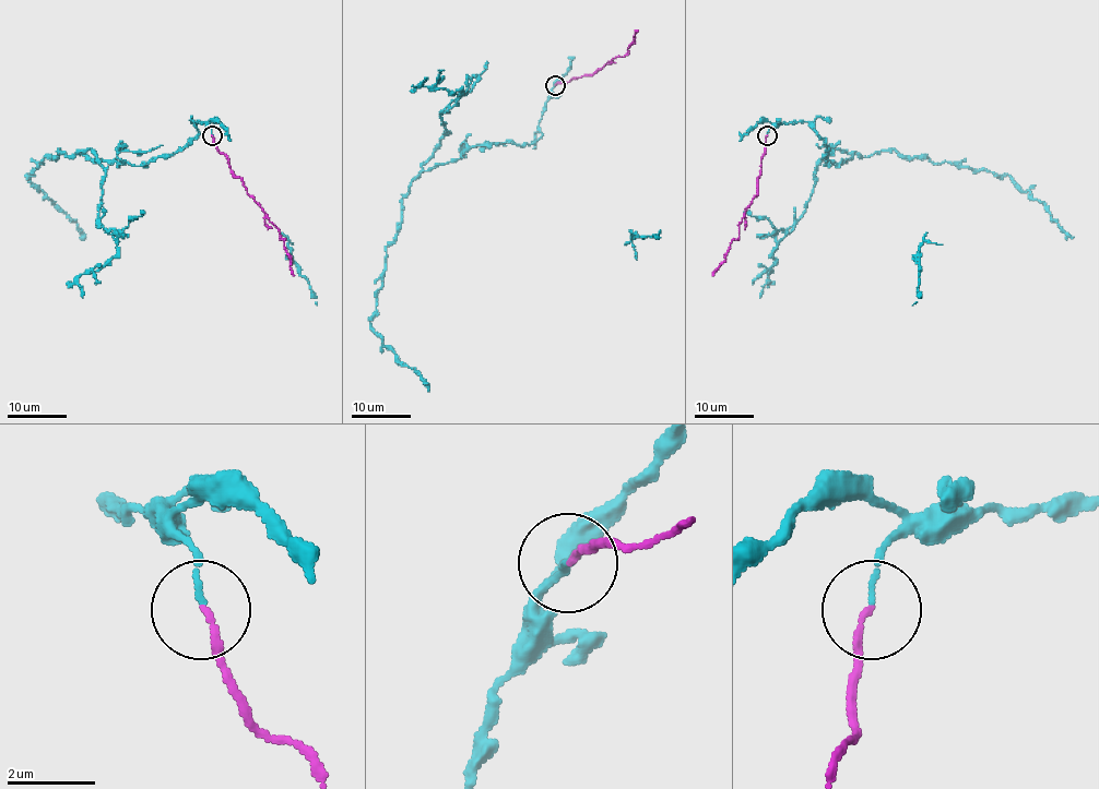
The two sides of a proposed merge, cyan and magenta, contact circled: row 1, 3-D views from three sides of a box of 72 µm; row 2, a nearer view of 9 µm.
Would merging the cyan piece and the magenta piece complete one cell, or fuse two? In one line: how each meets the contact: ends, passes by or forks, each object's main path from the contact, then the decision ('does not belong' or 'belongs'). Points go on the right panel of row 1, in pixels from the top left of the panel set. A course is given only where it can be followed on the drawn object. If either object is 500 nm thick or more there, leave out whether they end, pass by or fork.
cyan ends; magenta ends; course cyan (767, 134), (771, 126), (805, 121), (822, 138), (828, 166), (853, 154), (896, 150), (1007, 175), (1074, 237); course magenta (767, 136), (758, 194), (742, 217), (739, 237), (730, 244), (725, 261), (712, 275); does not belong

